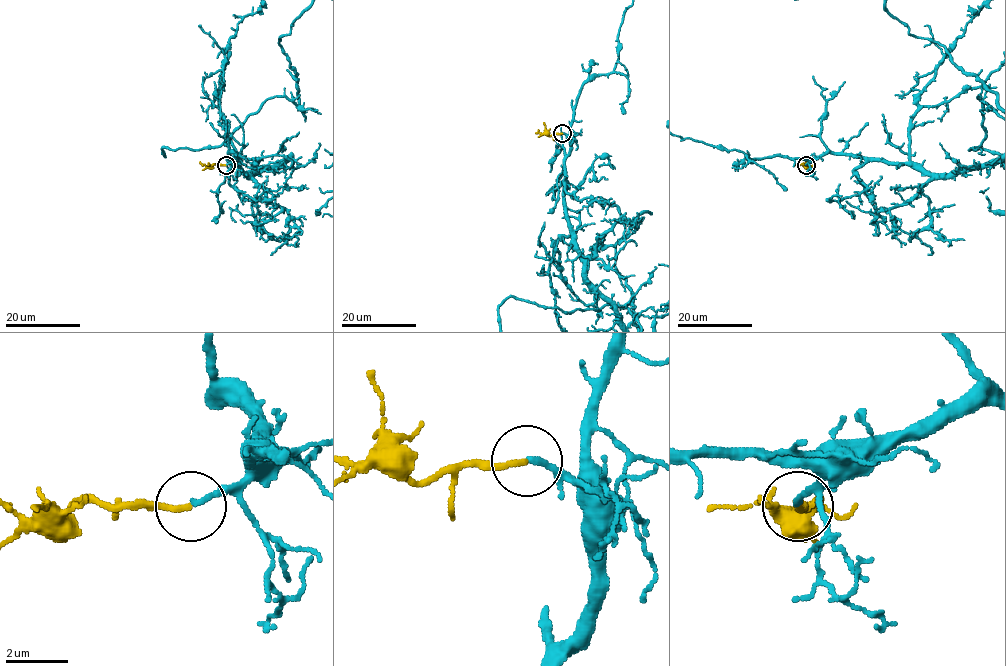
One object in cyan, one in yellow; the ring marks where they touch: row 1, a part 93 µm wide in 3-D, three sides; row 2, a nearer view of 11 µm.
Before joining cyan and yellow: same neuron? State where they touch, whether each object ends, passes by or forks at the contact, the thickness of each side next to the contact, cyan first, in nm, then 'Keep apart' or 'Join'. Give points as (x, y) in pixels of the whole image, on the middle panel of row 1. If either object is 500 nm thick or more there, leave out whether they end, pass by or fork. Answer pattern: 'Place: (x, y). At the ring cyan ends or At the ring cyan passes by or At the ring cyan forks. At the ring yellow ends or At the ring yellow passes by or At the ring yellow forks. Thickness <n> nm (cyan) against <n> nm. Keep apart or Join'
Place: (562, 133). At the ring cyan ends. At the ring yellow ends. Thickness 190 nm (cyan) against 200 nm. Join

